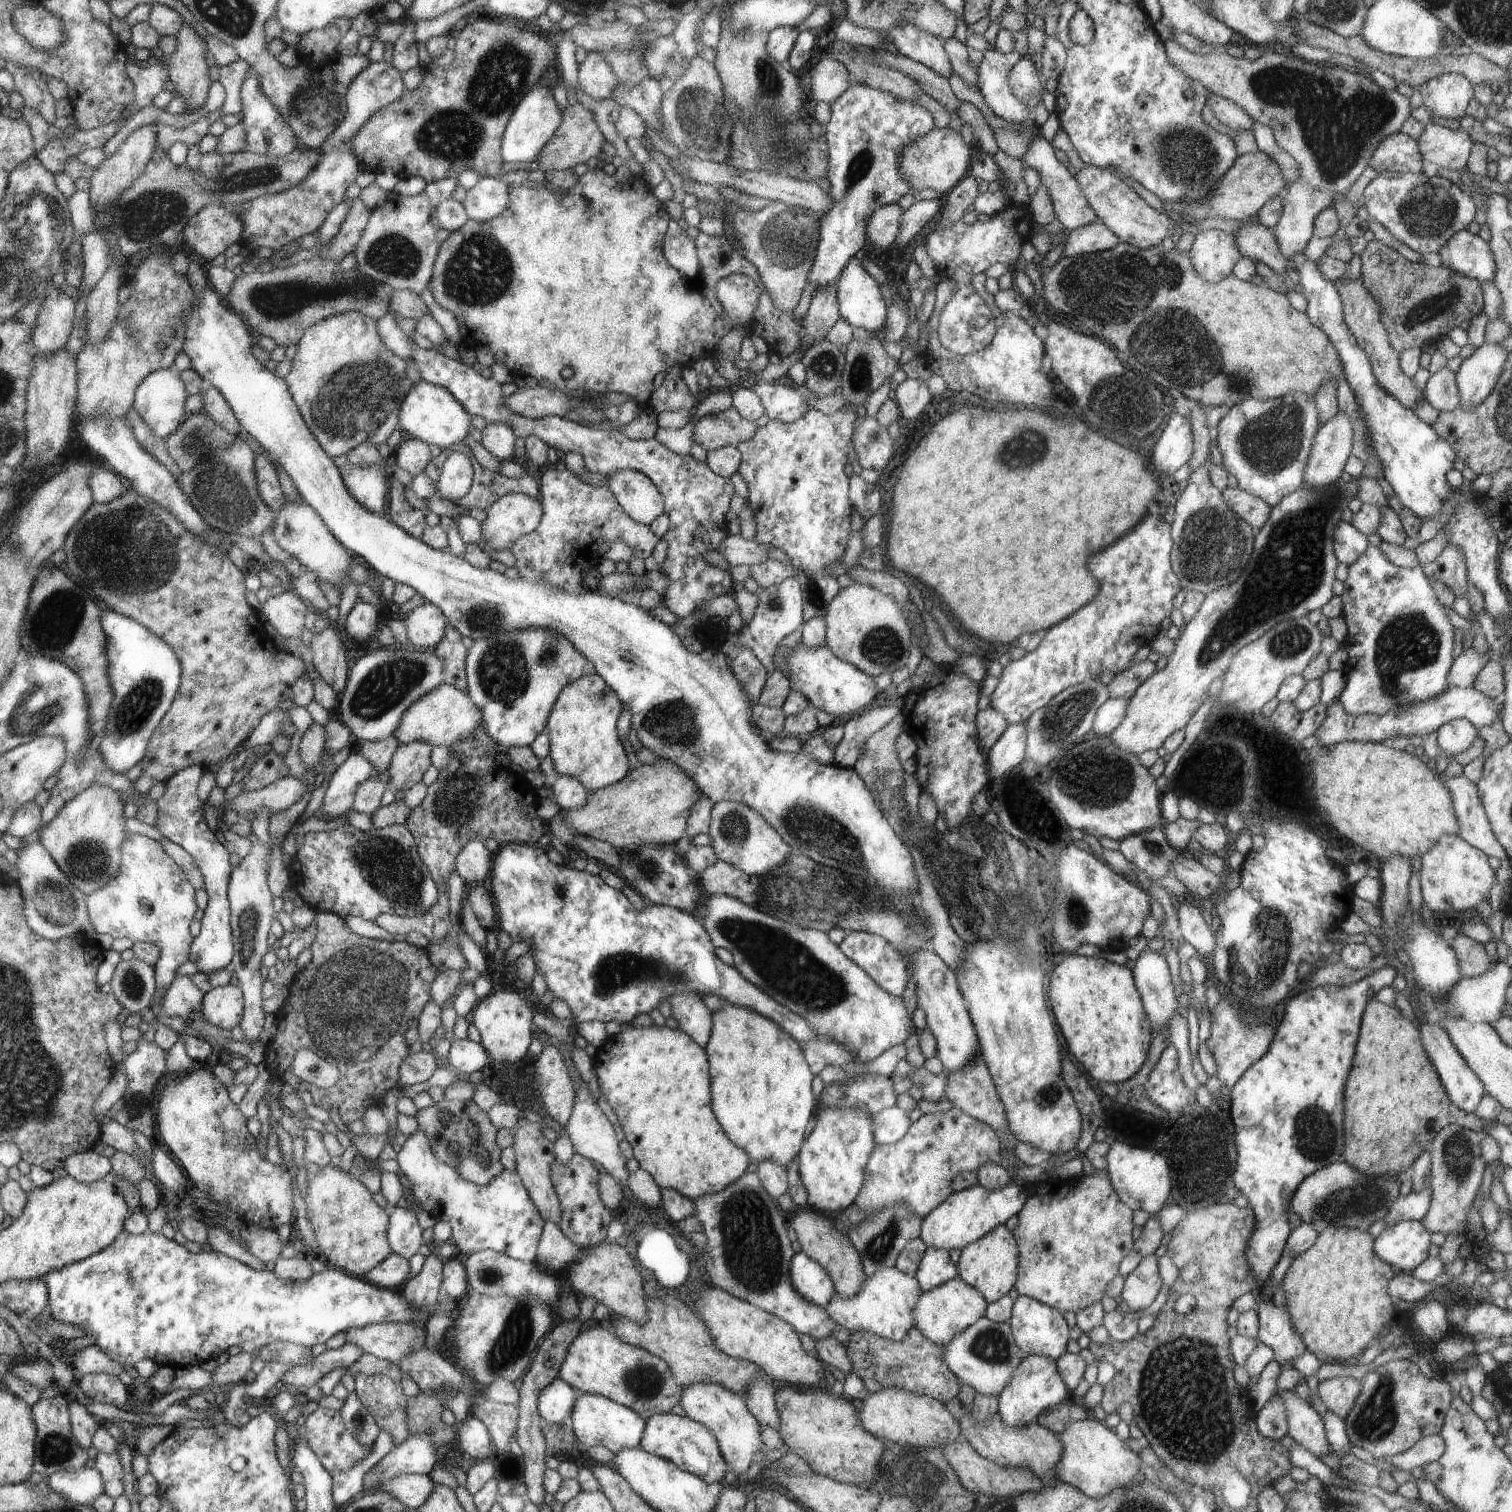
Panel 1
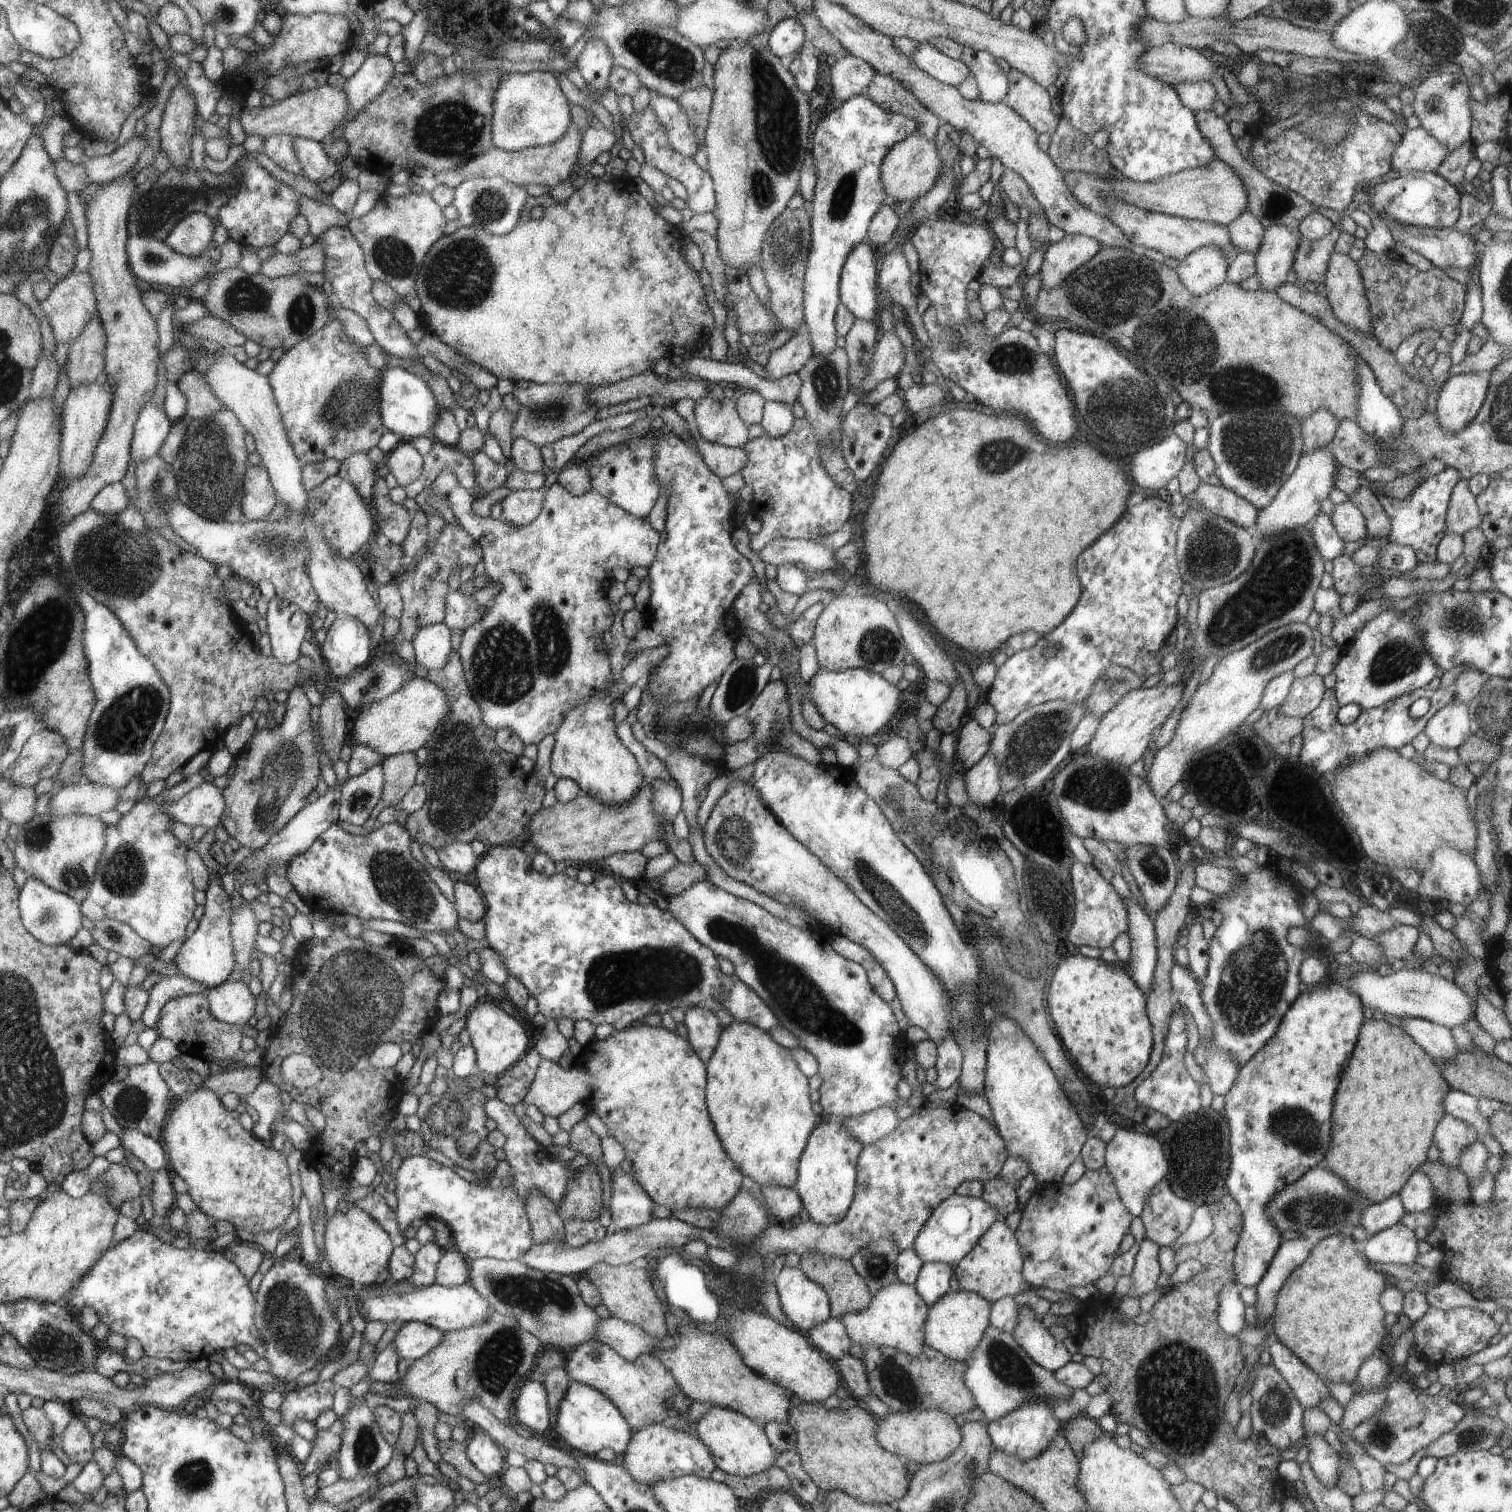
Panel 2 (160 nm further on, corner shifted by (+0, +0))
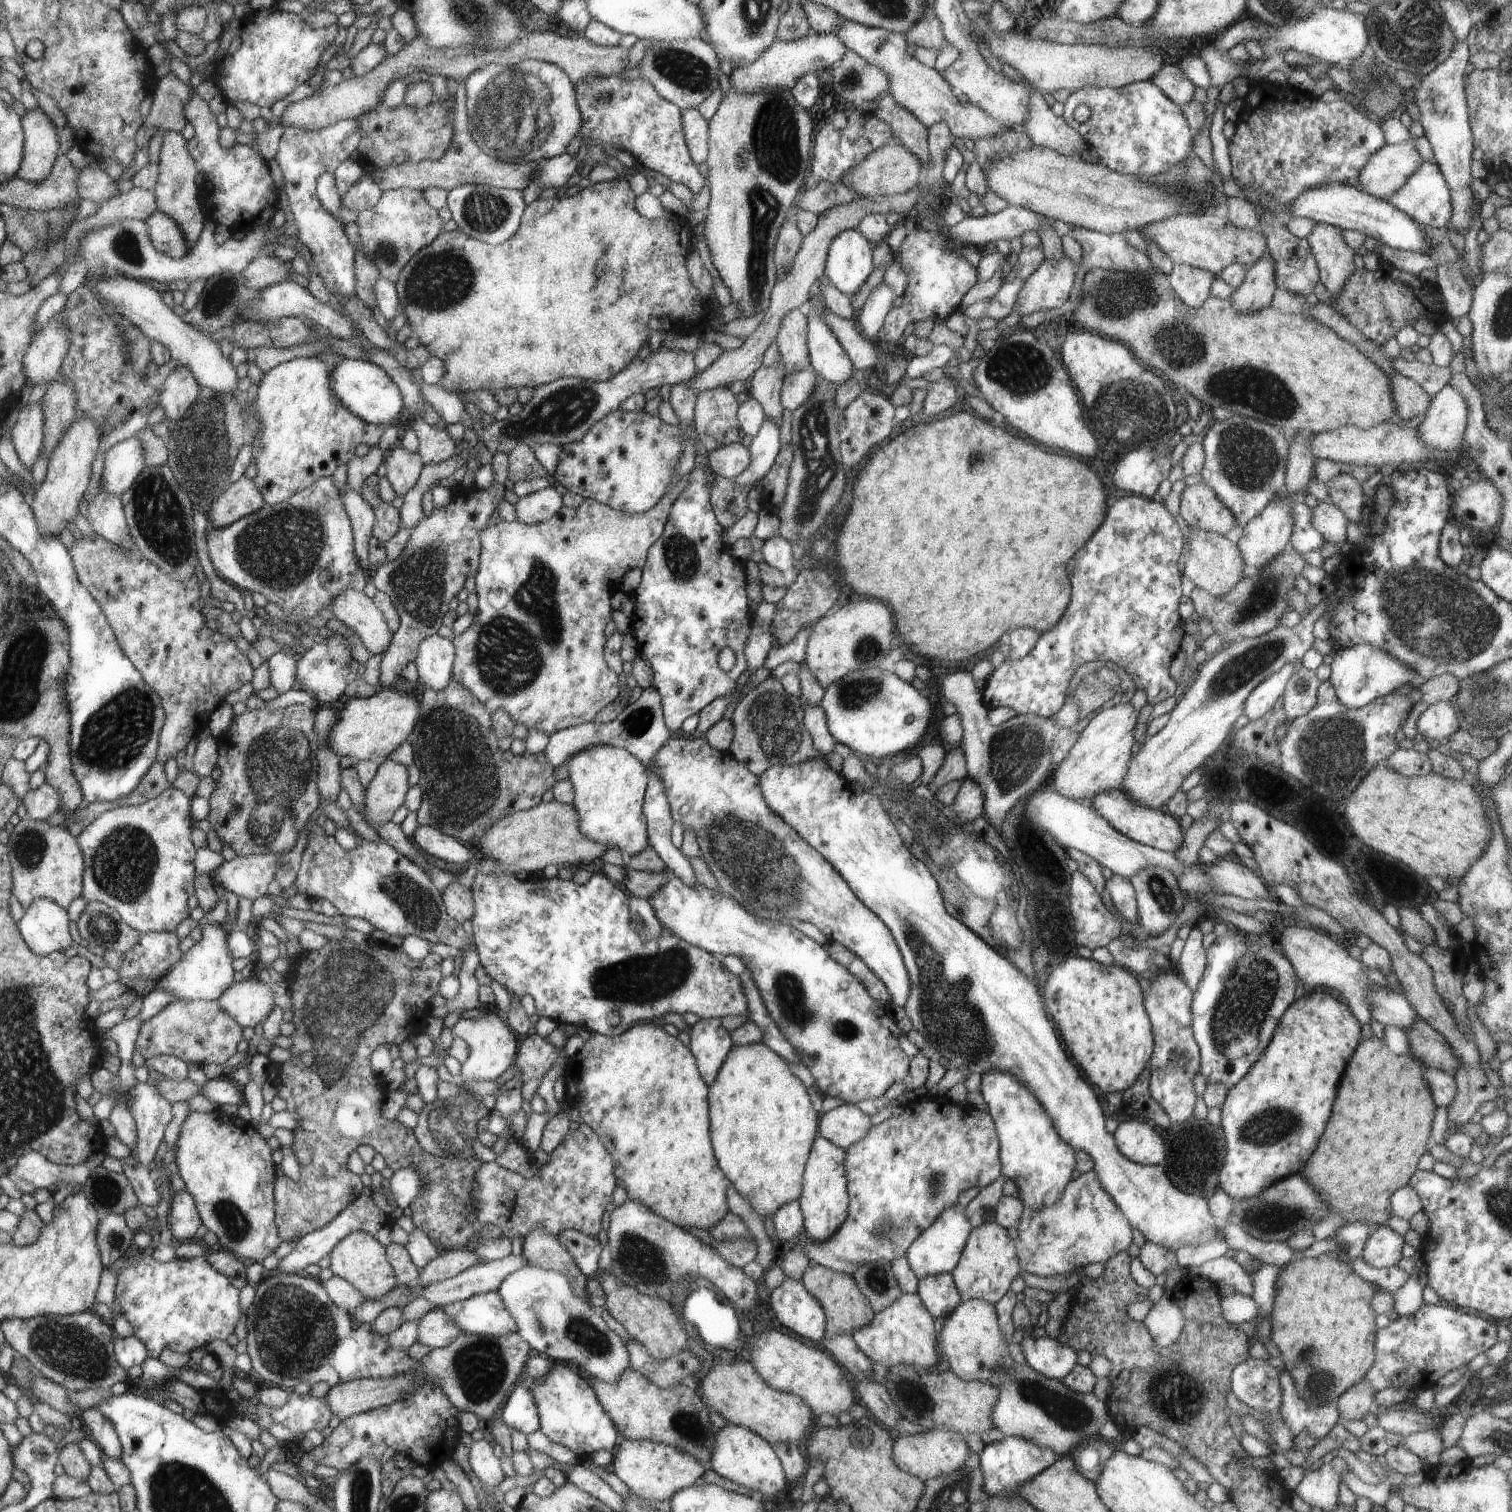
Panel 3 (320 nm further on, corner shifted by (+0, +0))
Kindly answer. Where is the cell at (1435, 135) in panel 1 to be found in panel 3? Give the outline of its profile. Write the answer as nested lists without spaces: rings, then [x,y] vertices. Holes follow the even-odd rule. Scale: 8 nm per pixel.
[[[1413,142],[1382,145],[1358,172],[1362,192],[1388,201],[1424,162]]]

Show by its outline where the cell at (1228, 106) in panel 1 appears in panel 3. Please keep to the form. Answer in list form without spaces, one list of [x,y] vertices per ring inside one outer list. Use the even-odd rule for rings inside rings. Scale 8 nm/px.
[[[1169,65],[1158,70],[1158,74],[1154,74],[1149,82],[1158,86],[1172,102],[1180,106],[1194,100],[1195,89],[1198,87],[1184,76],[1178,66]]]

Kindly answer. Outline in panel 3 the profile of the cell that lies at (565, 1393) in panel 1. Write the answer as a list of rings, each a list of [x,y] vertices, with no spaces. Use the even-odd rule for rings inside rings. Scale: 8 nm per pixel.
[[[523,1377],[498,1414],[498,1418],[501,1418],[509,1429],[518,1430],[527,1436],[541,1429],[538,1406],[534,1402],[530,1387]]]

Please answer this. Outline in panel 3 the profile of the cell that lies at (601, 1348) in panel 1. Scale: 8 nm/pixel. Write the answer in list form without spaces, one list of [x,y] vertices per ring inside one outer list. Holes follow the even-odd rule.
[[[632,1368],[626,1369],[617,1383],[605,1383],[595,1377],[590,1378],[594,1381],[594,1390],[602,1406],[613,1421],[617,1422],[624,1439],[646,1439],[674,1447],[710,1468],[717,1428],[708,1417],[709,1406],[696,1394],[692,1384],[678,1385],[670,1390],[662,1389]]]

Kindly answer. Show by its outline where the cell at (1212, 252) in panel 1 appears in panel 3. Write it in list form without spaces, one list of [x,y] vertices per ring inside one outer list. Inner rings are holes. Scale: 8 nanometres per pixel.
[[[1179,264],[1174,265],[1168,276],[1170,286],[1179,300],[1193,309],[1198,309],[1206,302],[1210,296],[1212,281],[1214,277],[1218,277],[1211,272]]]

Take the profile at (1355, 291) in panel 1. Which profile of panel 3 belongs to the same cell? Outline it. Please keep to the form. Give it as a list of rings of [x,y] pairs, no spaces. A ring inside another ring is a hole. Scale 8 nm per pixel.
[[[1316,223],[1305,238],[1319,268],[1319,280],[1333,295],[1341,293],[1346,279],[1355,272],[1356,251],[1346,244],[1342,229]]]

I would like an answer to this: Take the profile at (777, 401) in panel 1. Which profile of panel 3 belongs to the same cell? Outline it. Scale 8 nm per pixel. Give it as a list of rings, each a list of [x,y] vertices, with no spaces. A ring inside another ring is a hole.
[[[766,419],[748,448],[751,458],[749,467],[732,480],[738,486],[754,488],[768,474],[780,449],[780,425]]]

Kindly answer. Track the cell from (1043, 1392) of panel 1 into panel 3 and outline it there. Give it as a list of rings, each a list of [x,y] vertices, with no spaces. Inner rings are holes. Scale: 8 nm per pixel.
[[[1006,1435],[1004,1440],[986,1445],[979,1454],[979,1465],[984,1477],[984,1490],[990,1497],[1014,1497],[1020,1495],[1021,1486],[1046,1470],[1057,1456],[1050,1450],[1036,1446],[1020,1437]]]

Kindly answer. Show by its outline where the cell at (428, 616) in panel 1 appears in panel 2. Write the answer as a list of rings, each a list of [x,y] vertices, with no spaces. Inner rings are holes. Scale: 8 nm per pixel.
[[[444,622],[420,628],[412,638],[416,663],[428,671],[440,670],[449,662],[453,650],[451,642],[450,628]]]

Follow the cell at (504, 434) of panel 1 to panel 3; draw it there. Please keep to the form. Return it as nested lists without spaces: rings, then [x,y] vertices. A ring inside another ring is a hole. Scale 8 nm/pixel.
[[[420,417],[414,419],[411,429],[419,438],[417,453],[424,465],[441,463],[458,453],[458,441],[454,442],[446,430],[437,430]]]

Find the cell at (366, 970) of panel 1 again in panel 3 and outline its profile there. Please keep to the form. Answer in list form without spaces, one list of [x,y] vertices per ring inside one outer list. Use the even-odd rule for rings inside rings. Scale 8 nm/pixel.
[[[329,941],[318,950],[308,951],[292,962],[291,969],[284,976],[288,980],[291,996],[292,1022],[295,1031],[292,1046],[288,1048],[294,1058],[280,1064],[270,1061],[266,1068],[267,1080],[272,1083],[276,1094],[287,1102],[287,1108],[296,1116],[296,1129],[293,1130],[294,1142],[291,1148],[296,1162],[300,1165],[300,1178],[292,1180],[282,1176],[276,1180],[274,1198],[276,1198],[275,1224],[281,1241],[298,1240],[309,1233],[326,1226],[330,1220],[338,1217],[346,1206],[360,1194],[360,1176],[352,1174],[346,1168],[350,1152],[360,1144],[371,1146],[382,1155],[386,1165],[393,1171],[402,1168],[418,1168],[424,1176],[426,1186],[411,1204],[410,1218],[418,1230],[422,1230],[440,1249],[464,1249],[466,1242],[476,1232],[482,1232],[488,1238],[500,1238],[502,1232],[494,1224],[482,1225],[475,1217],[464,1214],[464,1204],[470,1203],[470,1190],[474,1176],[482,1161],[474,1156],[470,1158],[441,1158],[426,1152],[418,1143],[413,1130],[396,1120],[386,1120],[380,1110],[384,1102],[384,1084],[388,1084],[372,1072],[371,1055],[380,1044],[400,1046],[409,1040],[412,1032],[422,1031],[433,1017],[430,1015],[430,998],[436,996],[438,982],[442,981],[440,972],[442,956],[430,952],[424,960],[411,960],[401,948],[386,947],[378,942],[369,945],[346,941]]]

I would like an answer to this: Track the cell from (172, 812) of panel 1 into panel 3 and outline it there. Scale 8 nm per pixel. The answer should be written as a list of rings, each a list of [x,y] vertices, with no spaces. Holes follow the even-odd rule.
[[[206,924],[202,929],[202,939],[186,954],[182,960],[166,974],[166,977],[158,980],[157,987],[172,994],[176,1000],[200,1000],[214,1001],[222,997],[224,990],[230,989],[234,982],[234,968],[232,963],[235,960],[234,954],[230,952],[230,946],[226,944],[228,932],[220,924]]]

